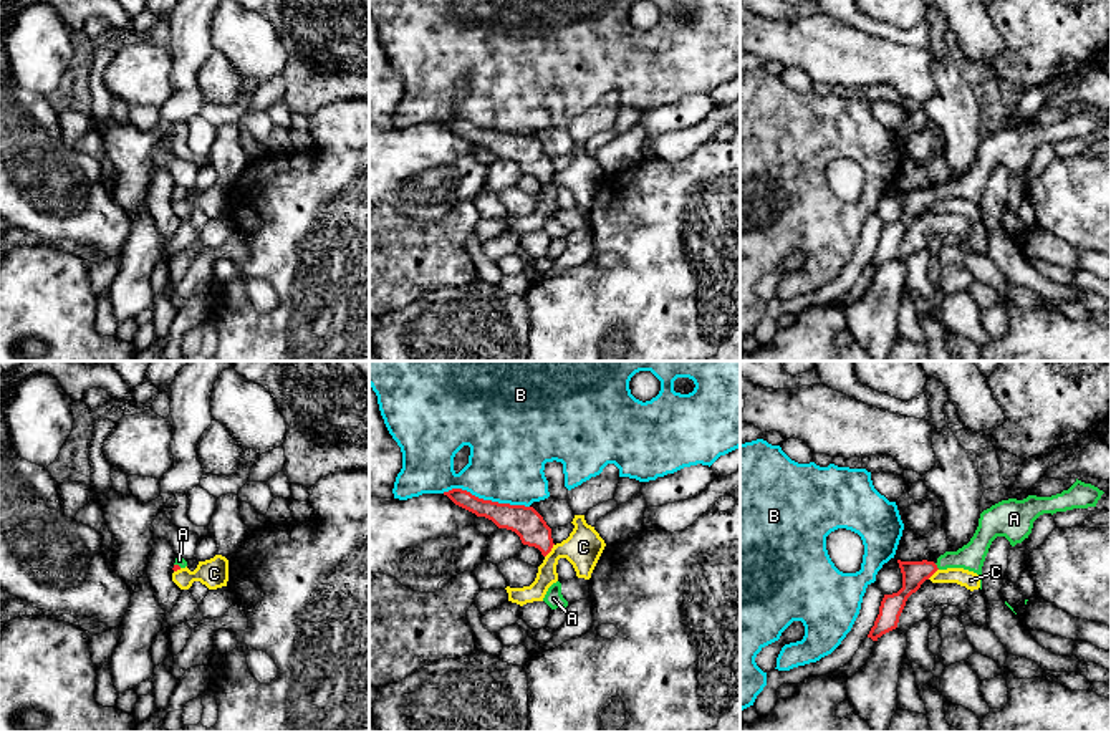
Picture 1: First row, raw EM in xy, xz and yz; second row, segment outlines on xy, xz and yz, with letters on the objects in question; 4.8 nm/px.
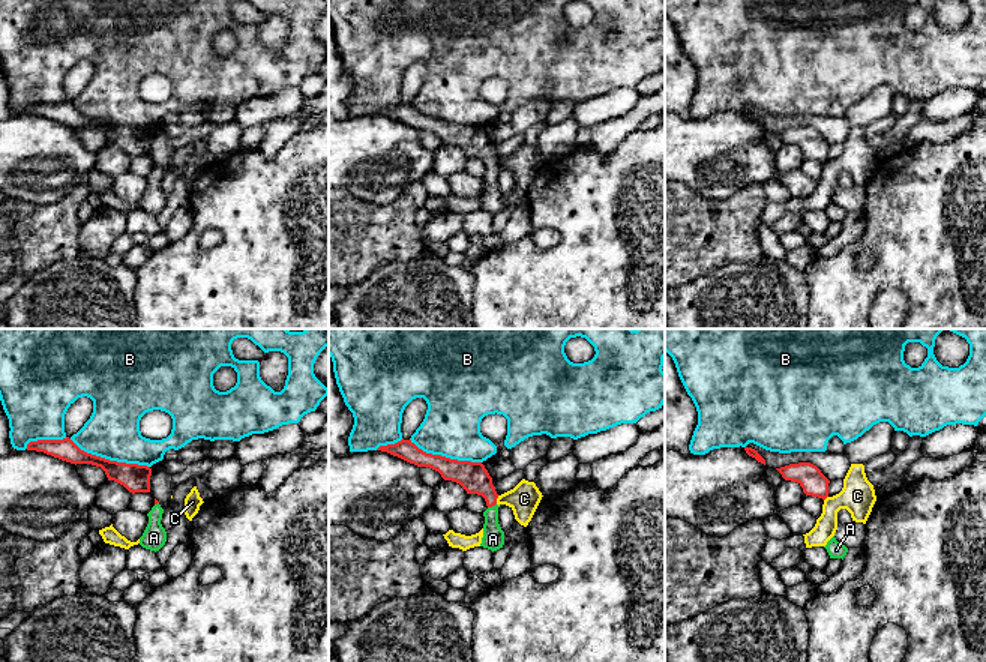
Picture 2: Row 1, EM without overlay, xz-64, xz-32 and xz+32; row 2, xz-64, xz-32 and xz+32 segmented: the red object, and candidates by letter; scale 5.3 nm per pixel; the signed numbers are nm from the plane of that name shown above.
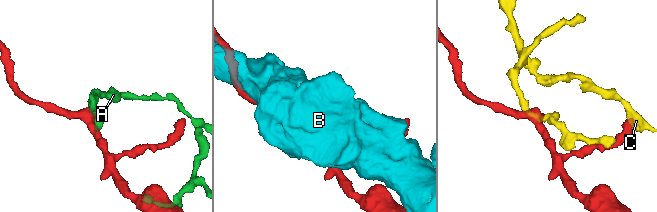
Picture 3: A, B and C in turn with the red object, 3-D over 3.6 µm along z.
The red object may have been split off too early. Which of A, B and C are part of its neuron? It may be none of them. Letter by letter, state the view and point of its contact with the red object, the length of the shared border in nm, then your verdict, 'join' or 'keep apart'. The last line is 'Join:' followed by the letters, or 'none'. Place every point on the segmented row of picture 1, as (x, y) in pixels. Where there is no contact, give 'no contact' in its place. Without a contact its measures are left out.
A: contact yz (936, 567); length 40 nm; join
B: contact xz (485, 500); length 440 nm; keep apart
C: contact xz (550, 550); length 80 nm; keep apart
Join: A

